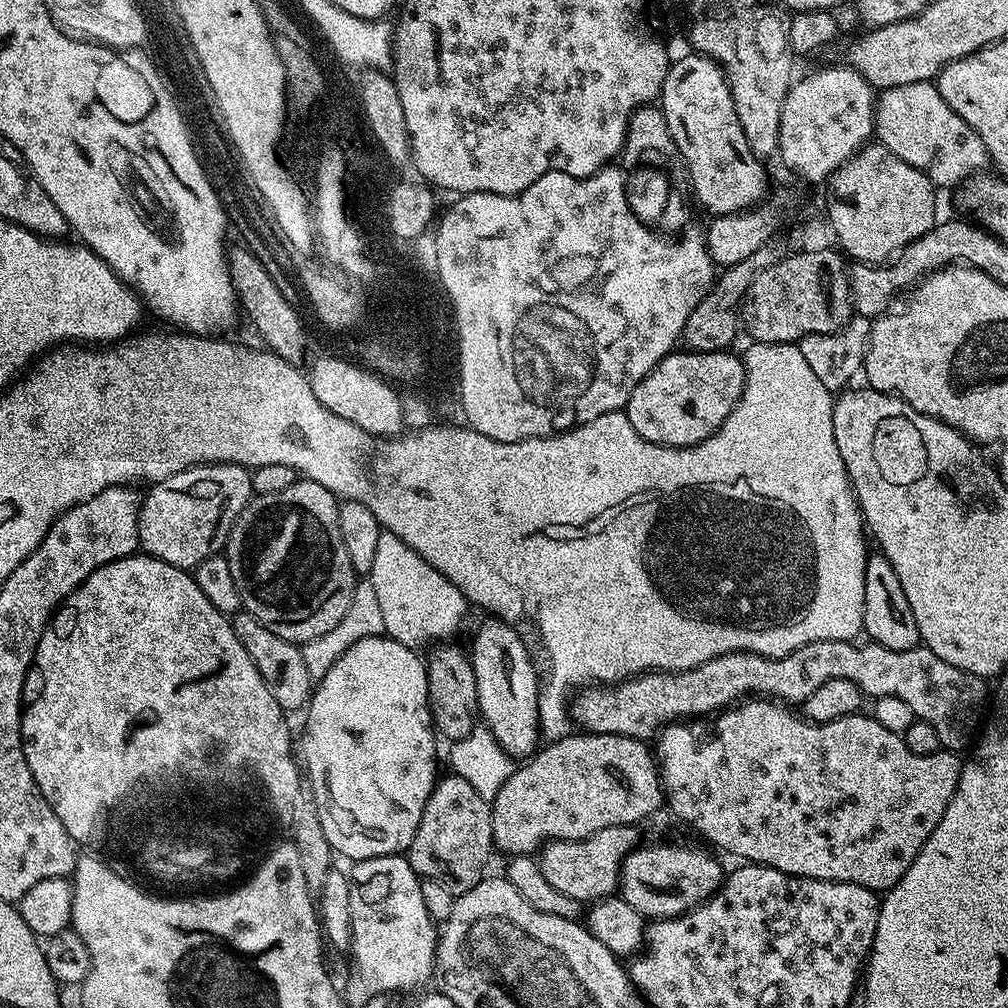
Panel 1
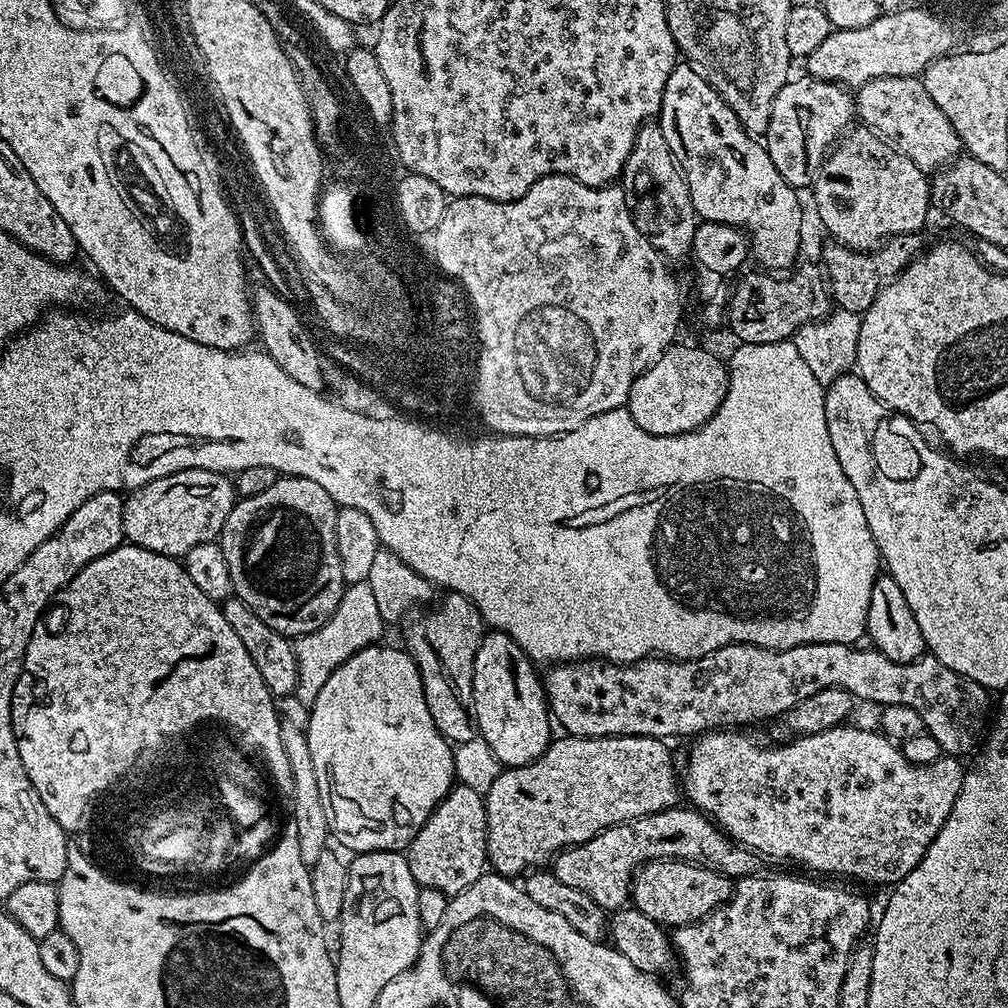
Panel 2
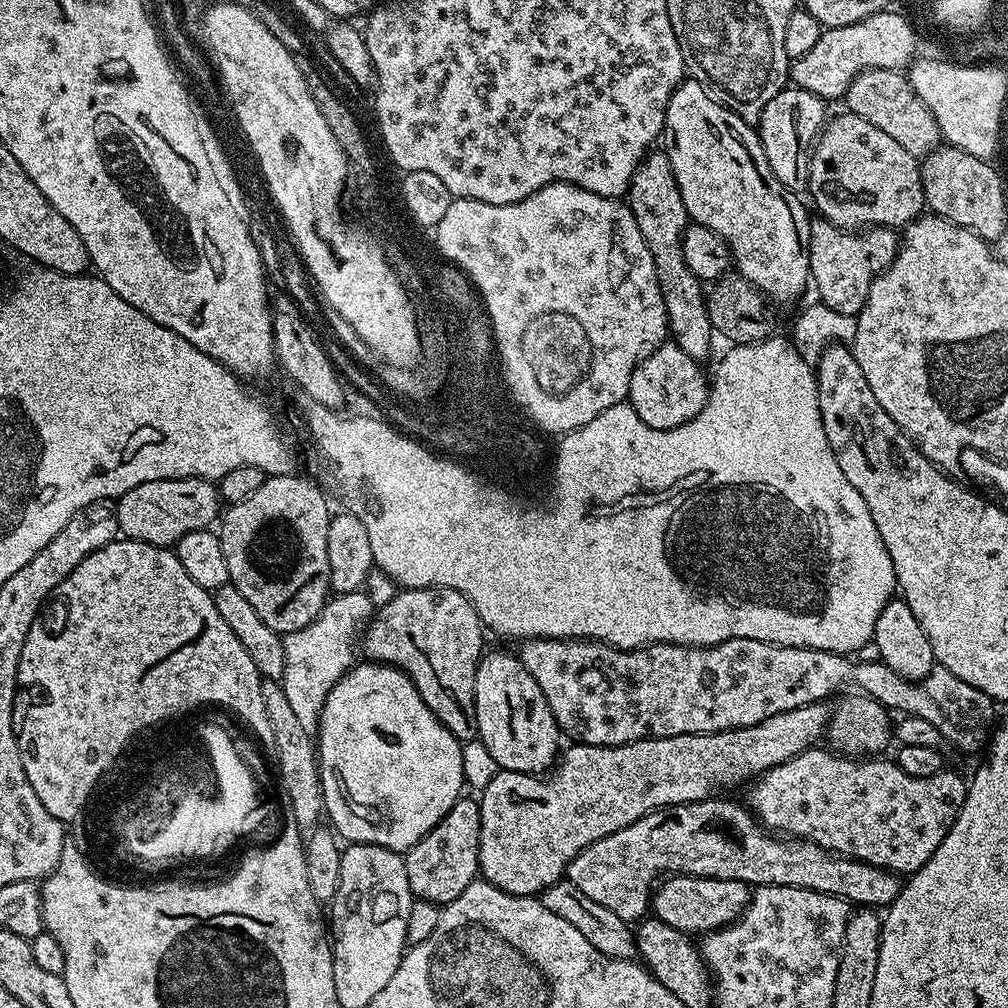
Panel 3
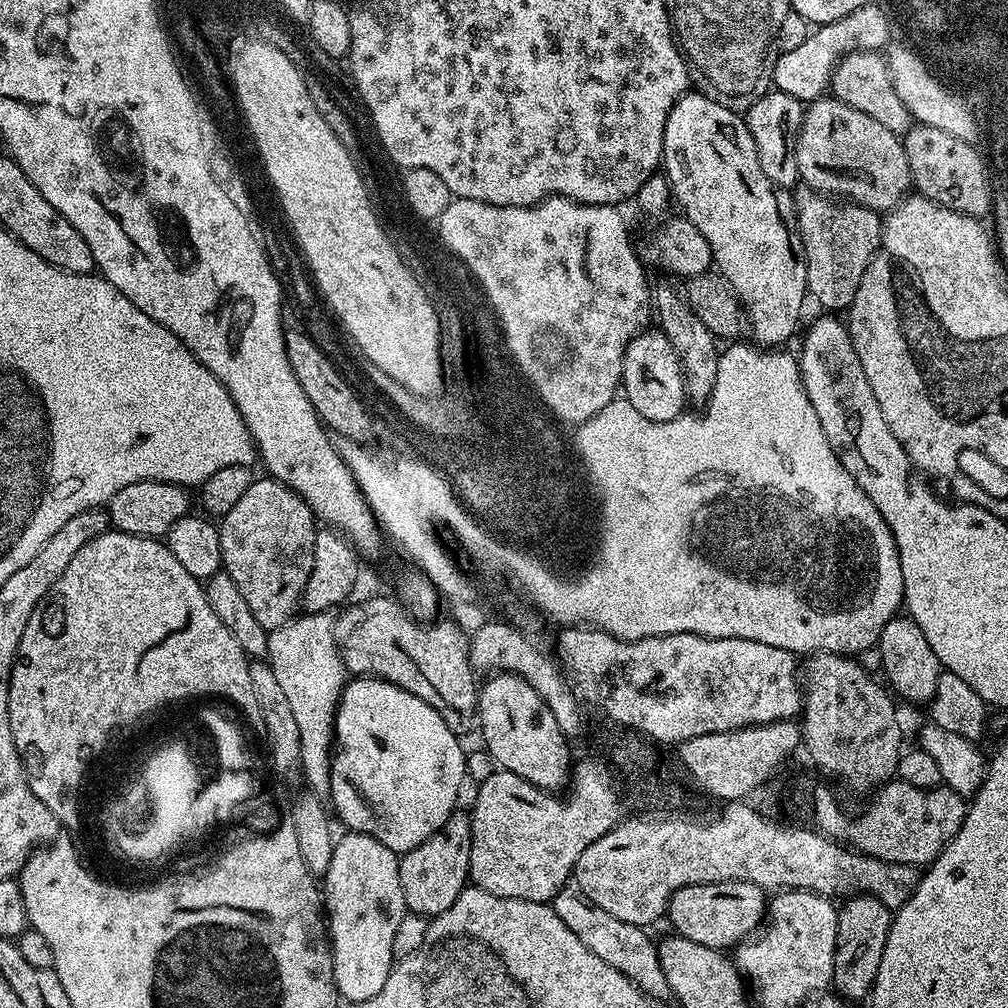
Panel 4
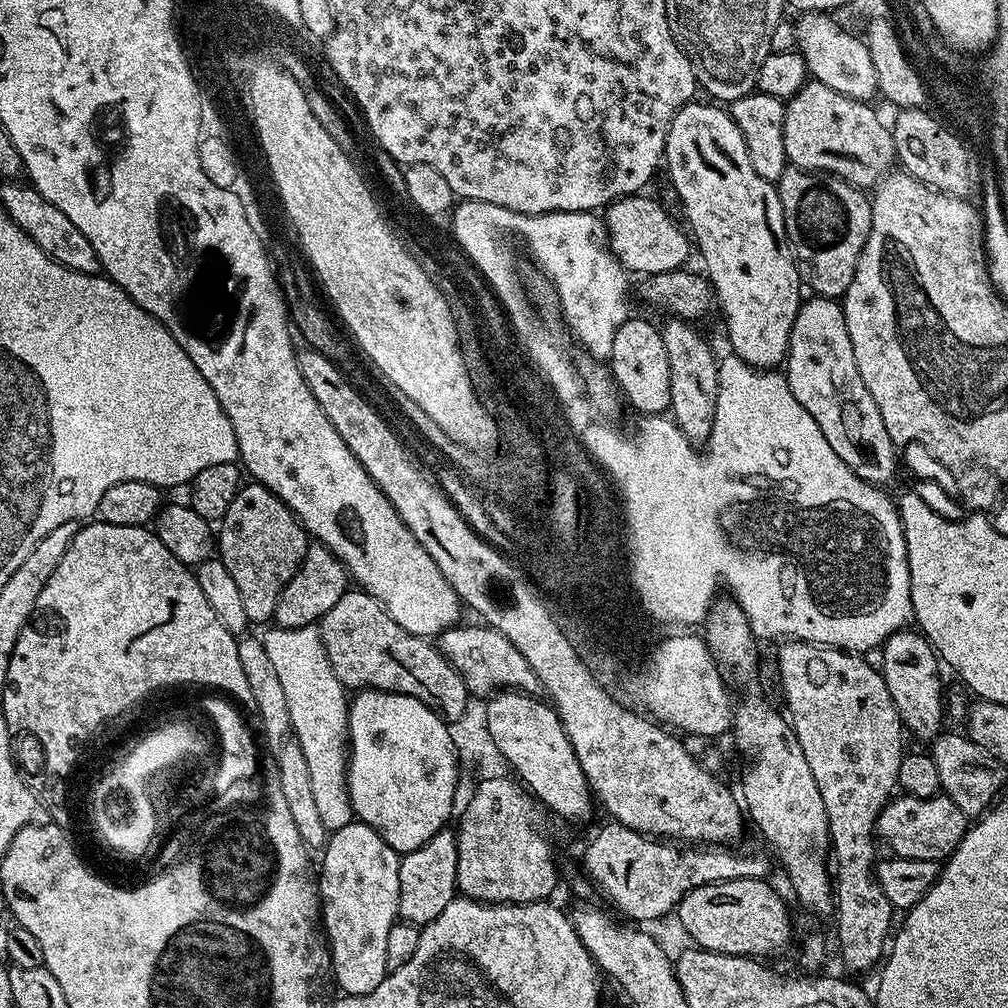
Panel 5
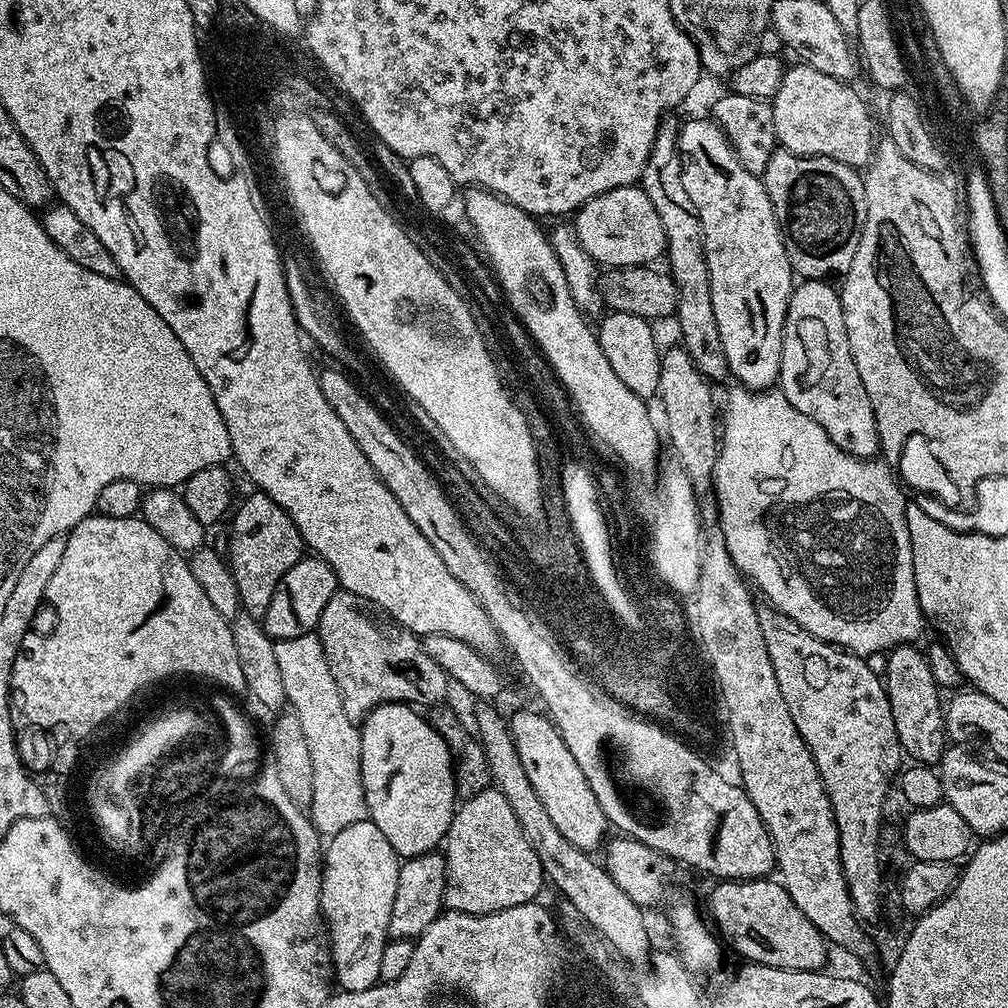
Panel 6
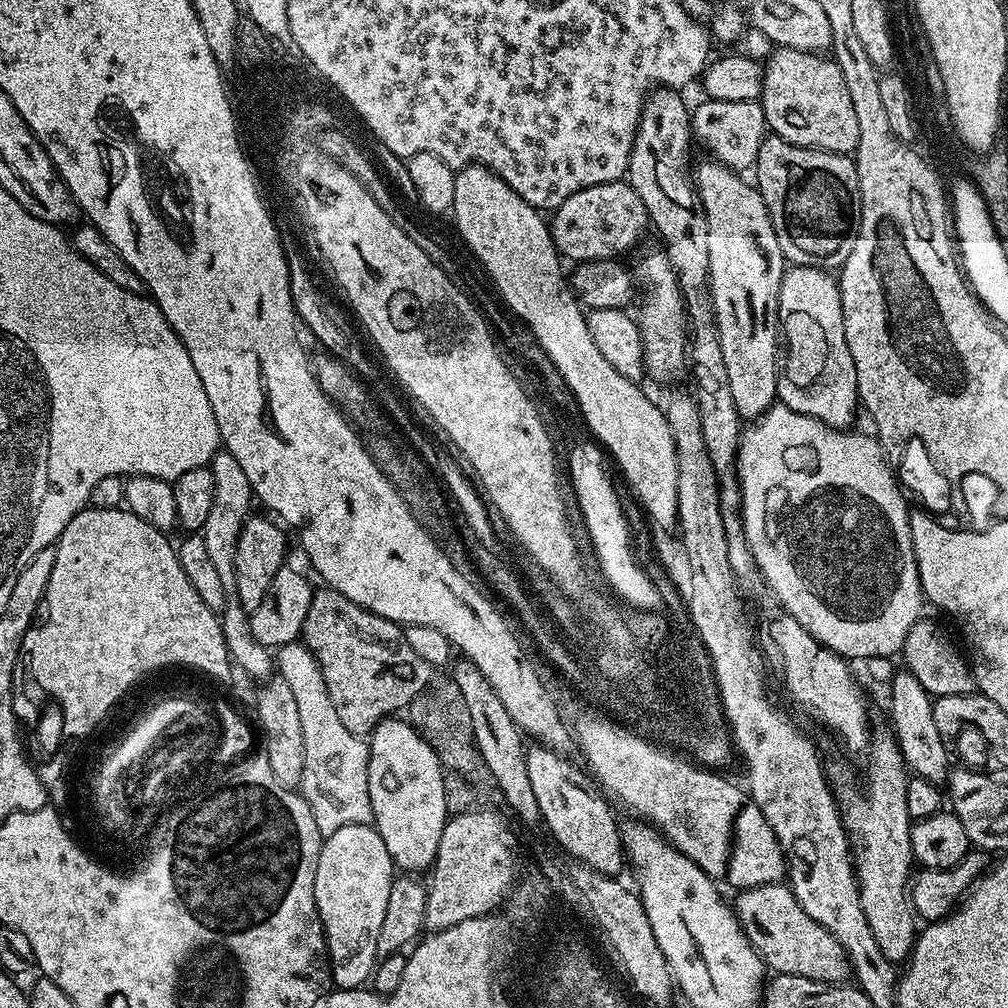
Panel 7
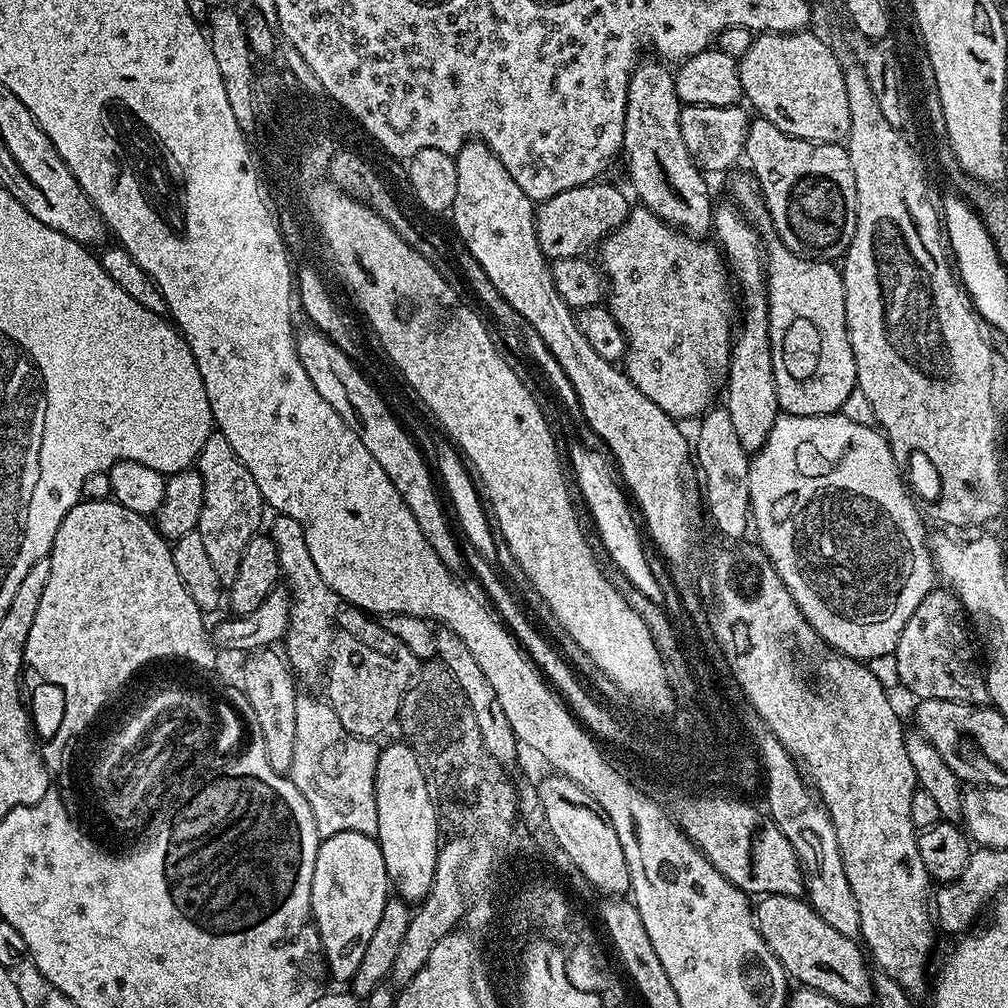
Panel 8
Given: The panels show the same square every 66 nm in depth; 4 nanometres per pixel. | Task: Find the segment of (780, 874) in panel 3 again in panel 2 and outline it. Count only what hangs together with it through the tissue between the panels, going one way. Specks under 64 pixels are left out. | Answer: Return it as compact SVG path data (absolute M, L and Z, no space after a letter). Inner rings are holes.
M677 806L661 812L651 812L649 816L608 828L586 842L564 849L554 861L554 871L558 882L566 882L566 886L582 890L582 894L589 896L598 907L619 910L629 903L636 869L649 864L651 860L689 860L691 864L703 864L705 868L713 868L715 872L729 878L755 876L758 872L757 853L737 844L715 820L709 820L703 812L698 812L691 806Z

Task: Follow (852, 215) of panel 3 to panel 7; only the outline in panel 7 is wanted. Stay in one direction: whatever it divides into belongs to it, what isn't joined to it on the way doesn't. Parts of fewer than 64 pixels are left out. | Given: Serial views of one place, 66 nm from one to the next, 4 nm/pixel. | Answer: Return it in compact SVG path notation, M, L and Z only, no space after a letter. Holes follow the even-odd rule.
M777 47L768 57L762 68L764 85L760 88L760 105L764 108L764 117L768 128L786 142L803 148L821 148L827 152L855 153L858 146L858 117L854 114L854 102L850 102L850 93L838 70L835 60L825 58L815 52L803 52L793 48Z

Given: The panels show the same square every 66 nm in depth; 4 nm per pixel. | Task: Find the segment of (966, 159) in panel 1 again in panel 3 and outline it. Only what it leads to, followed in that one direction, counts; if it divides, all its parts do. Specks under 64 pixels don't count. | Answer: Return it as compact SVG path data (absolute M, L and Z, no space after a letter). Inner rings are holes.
M867 68L850 82L842 100L848 103L845 104L847 111L858 114L858 118L866 118L866 122L878 126L878 130L890 134L898 146L910 150L914 157L925 157L941 143L940 127L934 114L930 114L922 98L914 94L903 71L894 68Z

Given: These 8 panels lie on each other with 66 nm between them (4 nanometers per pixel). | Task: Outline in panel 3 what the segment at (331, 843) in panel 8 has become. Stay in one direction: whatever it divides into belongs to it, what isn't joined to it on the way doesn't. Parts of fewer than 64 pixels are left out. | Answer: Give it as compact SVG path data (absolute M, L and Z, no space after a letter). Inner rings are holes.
M349 843L342 851L342 878L338 882L336 897L330 901L330 936L334 941L334 963L337 977L380 976L387 978L398 970L404 957L407 940L407 922L414 897L406 878L404 857L377 844Z

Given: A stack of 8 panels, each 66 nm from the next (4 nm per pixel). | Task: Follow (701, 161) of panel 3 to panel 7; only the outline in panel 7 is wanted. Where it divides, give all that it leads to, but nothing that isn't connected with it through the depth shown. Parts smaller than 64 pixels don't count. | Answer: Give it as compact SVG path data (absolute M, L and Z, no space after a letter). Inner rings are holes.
M707 162L694 172L694 183L697 192L700 193L700 201L704 203L704 213L708 219L708 233L706 234L706 250L708 251L708 287L712 294L712 305L716 315L716 325L720 331L720 341L722 342L722 358L726 358L726 378L730 378L730 394L734 394L734 406L738 410L741 421L755 422L777 403L776 377L778 375L778 361L782 356L782 336L780 326L780 291L782 290L782 278L786 271L786 261L782 254L782 246L778 246L776 231L772 225L772 219L768 213L768 208L764 204L764 199L760 197L760 189L744 181L743 175L737 174L731 168L726 168L722 164Z

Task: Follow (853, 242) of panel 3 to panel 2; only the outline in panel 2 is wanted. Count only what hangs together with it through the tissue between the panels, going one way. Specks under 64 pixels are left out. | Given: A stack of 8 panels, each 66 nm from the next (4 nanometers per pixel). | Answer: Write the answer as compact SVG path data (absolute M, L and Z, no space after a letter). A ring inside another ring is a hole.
M916 234L893 236L885 240L878 250L866 252L857 252L855 248L845 248L835 242L829 243L829 248L824 252L824 260L822 259L822 268L826 273L835 307L842 311L864 313L872 305L881 288L889 280L893 280L911 260L916 259L921 251L920 238Z

